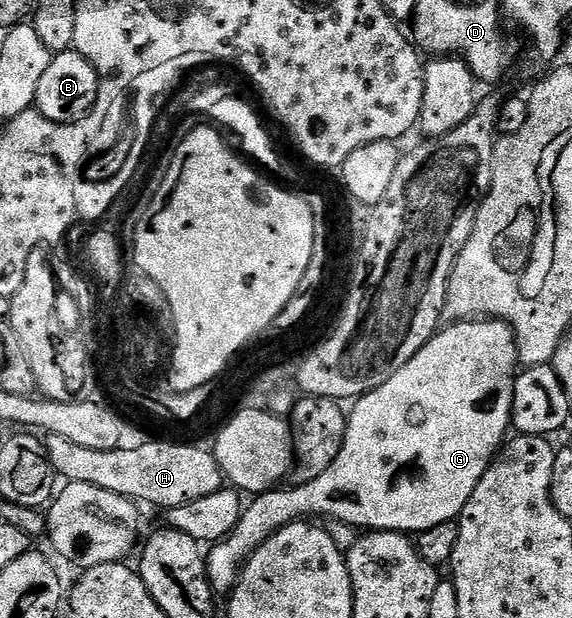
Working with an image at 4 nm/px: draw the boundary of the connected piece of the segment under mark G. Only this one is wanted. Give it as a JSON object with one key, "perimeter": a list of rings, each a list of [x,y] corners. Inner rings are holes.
{"perimeter":[[[467,319],[454,321],[450,323],[447,329],[446,326],[439,328],[438,332],[430,338],[430,342],[416,355],[412,355],[412,359],[408,359],[408,363],[404,363],[404,367],[400,367],[400,371],[396,371],[396,375],[392,375],[392,379],[388,379],[388,383],[380,383],[380,387],[376,387],[371,393],[365,393],[363,397],[359,397],[353,402],[354,410],[349,410],[346,419],[346,434],[344,435],[344,443],[340,447],[340,455],[336,455],[332,467],[328,467],[328,471],[324,471],[324,475],[320,475],[311,481],[291,484],[291,489],[275,487],[269,489],[267,493],[257,494],[251,500],[254,502],[251,505],[249,502],[243,508],[236,527],[232,527],[229,535],[223,537],[220,541],[213,542],[209,546],[210,553],[208,549],[205,558],[206,578],[210,580],[211,589],[218,595],[229,594],[237,583],[238,577],[242,574],[242,567],[248,558],[272,534],[277,533],[279,529],[283,529],[285,525],[291,525],[293,521],[331,517],[328,518],[331,522],[342,522],[345,525],[353,526],[358,531],[385,531],[387,533],[405,533],[407,535],[417,535],[423,533],[428,527],[436,527],[445,521],[454,521],[468,503],[468,499],[472,499],[472,491],[476,491],[476,483],[480,483],[484,471],[488,471],[488,467],[492,464],[494,458],[498,456],[499,449],[502,448],[508,434],[511,432],[510,412],[514,402],[514,379],[519,369],[520,362],[518,360],[518,348],[514,342],[514,331],[506,322],[497,319]]]}

